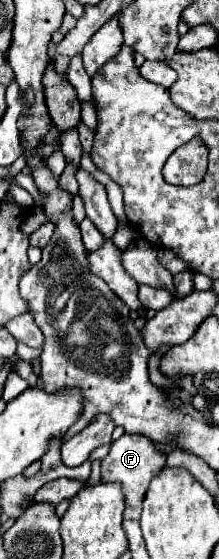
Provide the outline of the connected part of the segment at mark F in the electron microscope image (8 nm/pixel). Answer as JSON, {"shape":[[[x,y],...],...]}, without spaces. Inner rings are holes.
{"shape":[[[124,434],[120,440],[116,440],[102,458],[102,482],[120,482],[124,500],[126,500],[126,518],[138,520],[142,512],[142,500],[150,486],[150,480],[158,474],[160,468],[164,468],[166,454],[158,452],[154,448],[154,442],[148,442],[148,438],[136,438],[136,434]]]}

